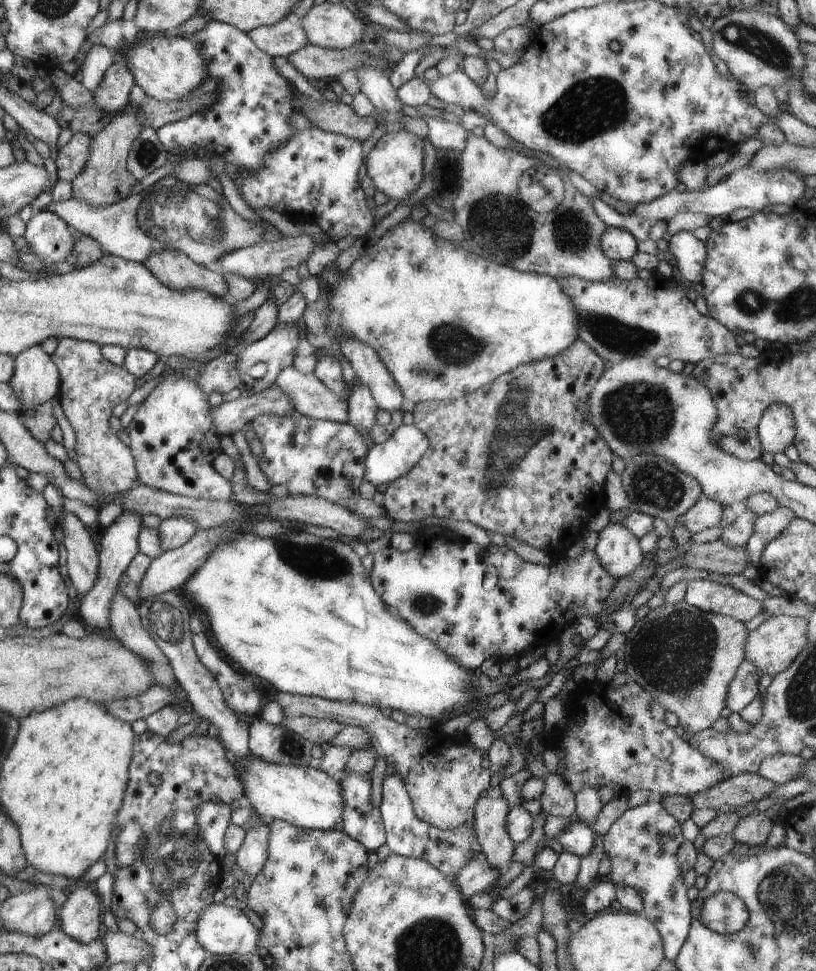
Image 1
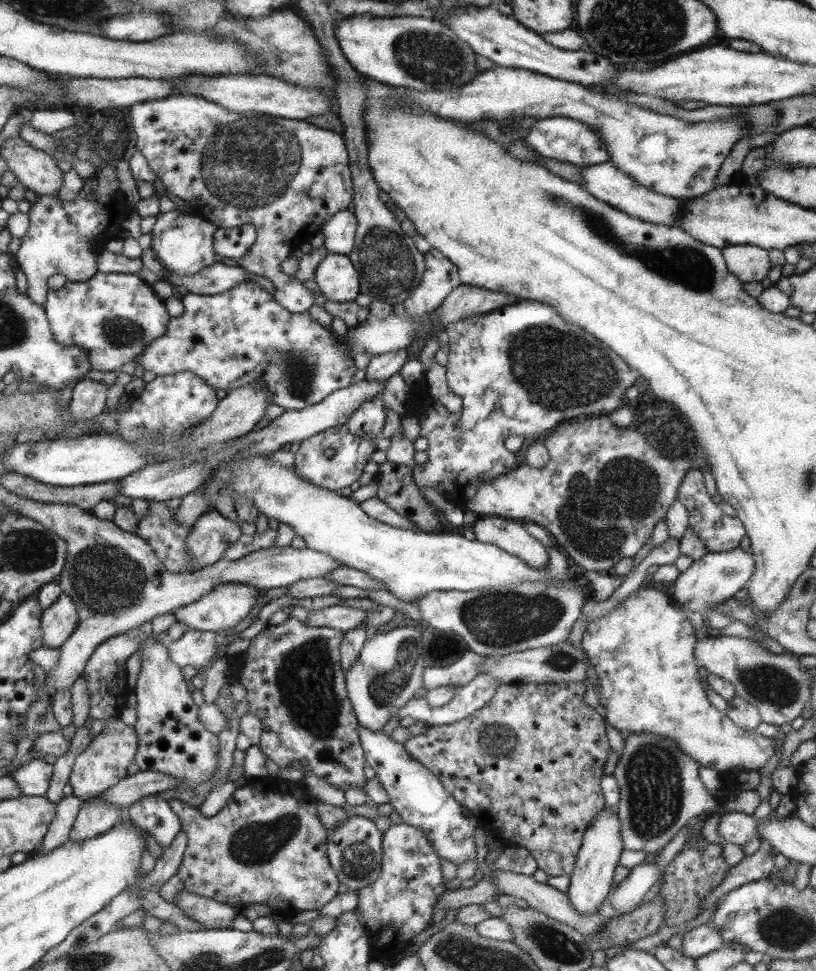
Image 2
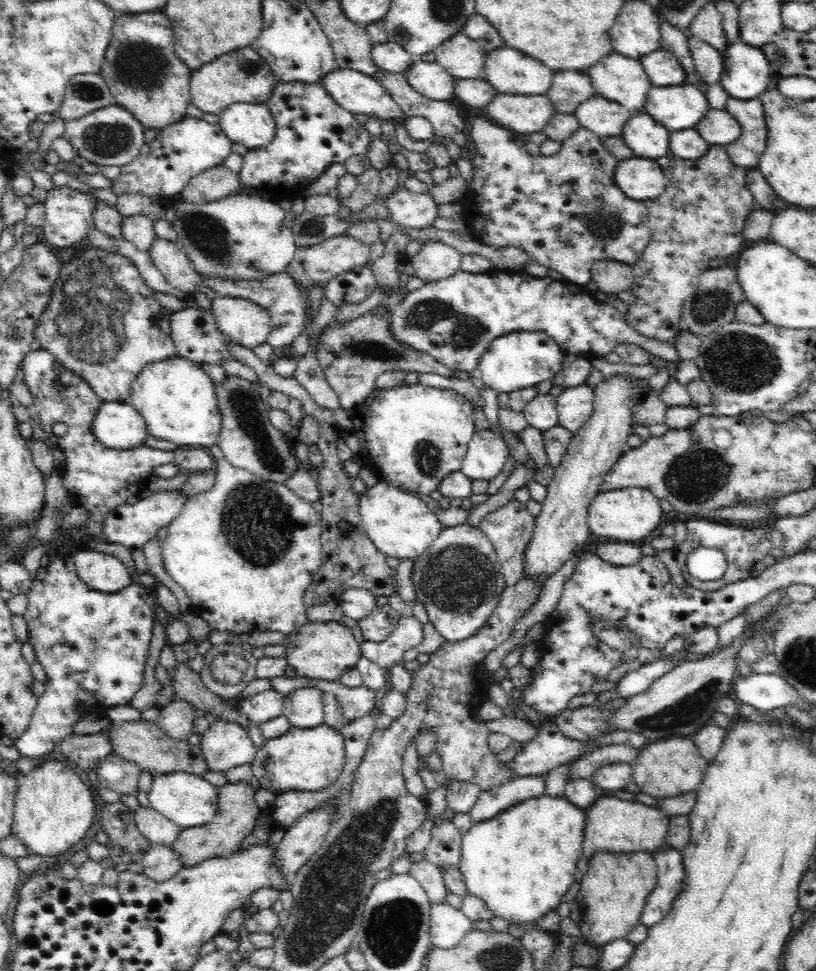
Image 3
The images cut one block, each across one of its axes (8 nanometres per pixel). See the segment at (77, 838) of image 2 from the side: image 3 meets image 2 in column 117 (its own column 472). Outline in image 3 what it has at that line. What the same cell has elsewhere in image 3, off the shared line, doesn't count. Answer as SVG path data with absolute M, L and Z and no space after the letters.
M546 776L516 778L516 780L510 780L508 784L504 782L498 790L482 792L478 796L478 802L470 810L472 824L488 820L498 812L508 810L510 806L516 806L530 798L540 798L544 794L546 794Z

